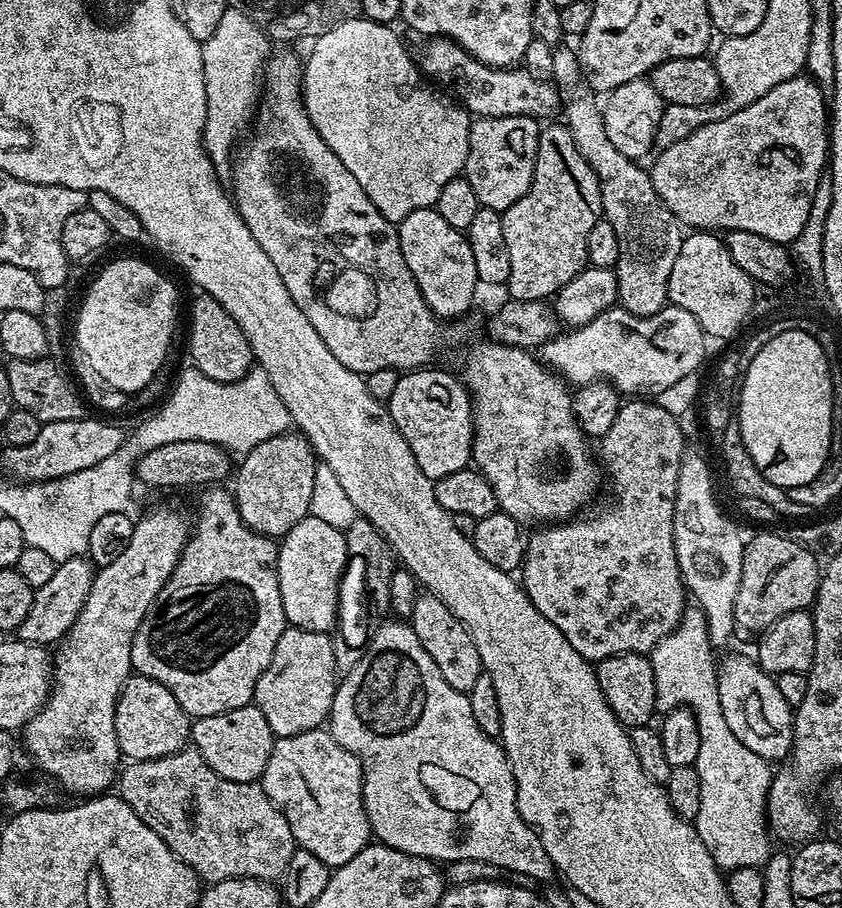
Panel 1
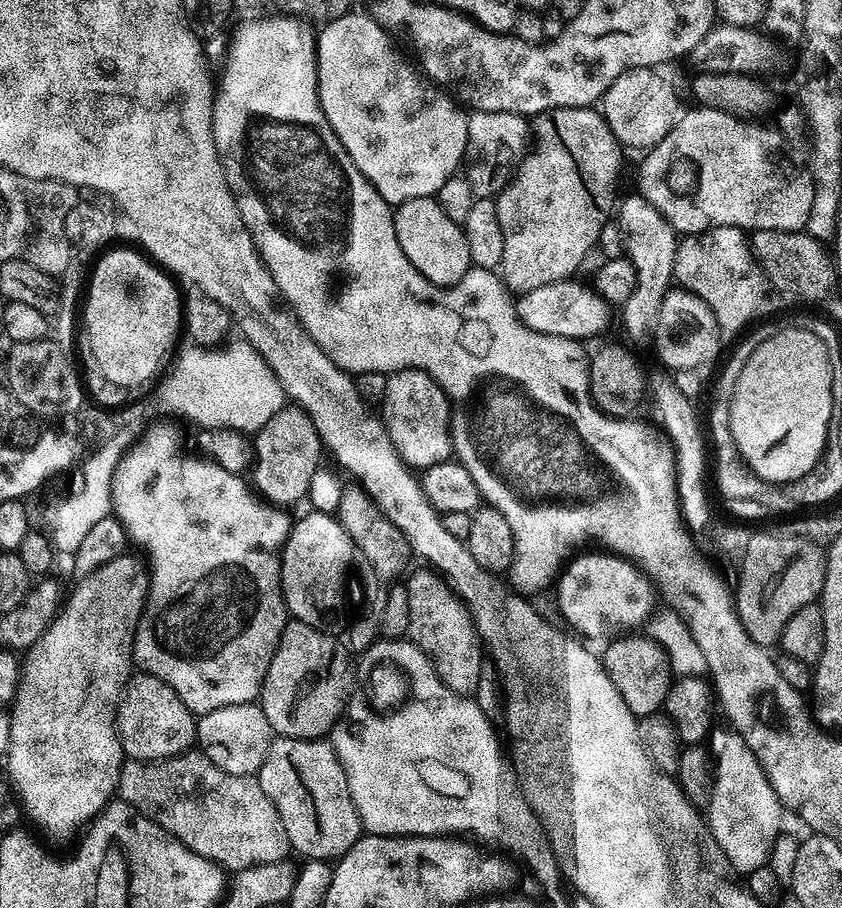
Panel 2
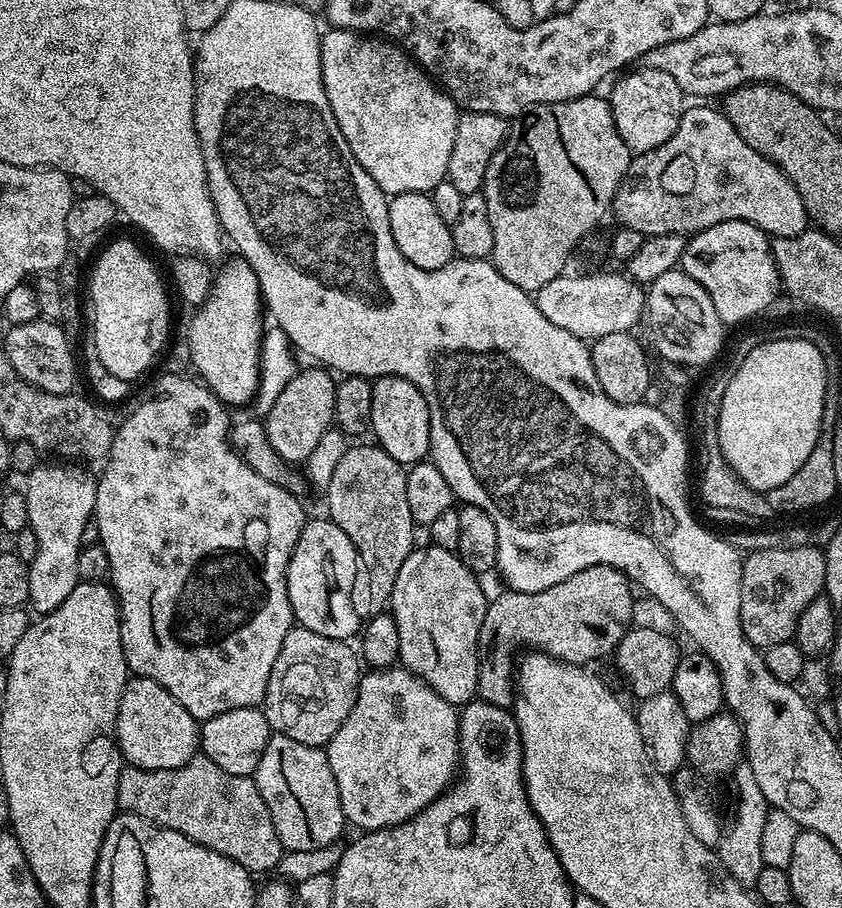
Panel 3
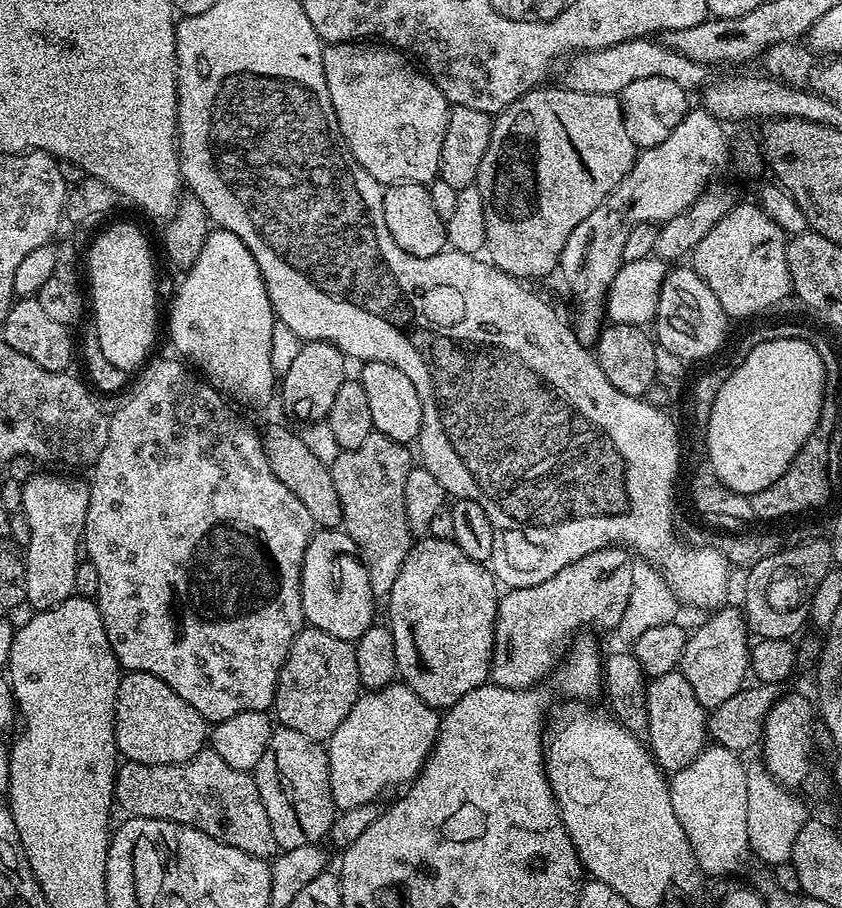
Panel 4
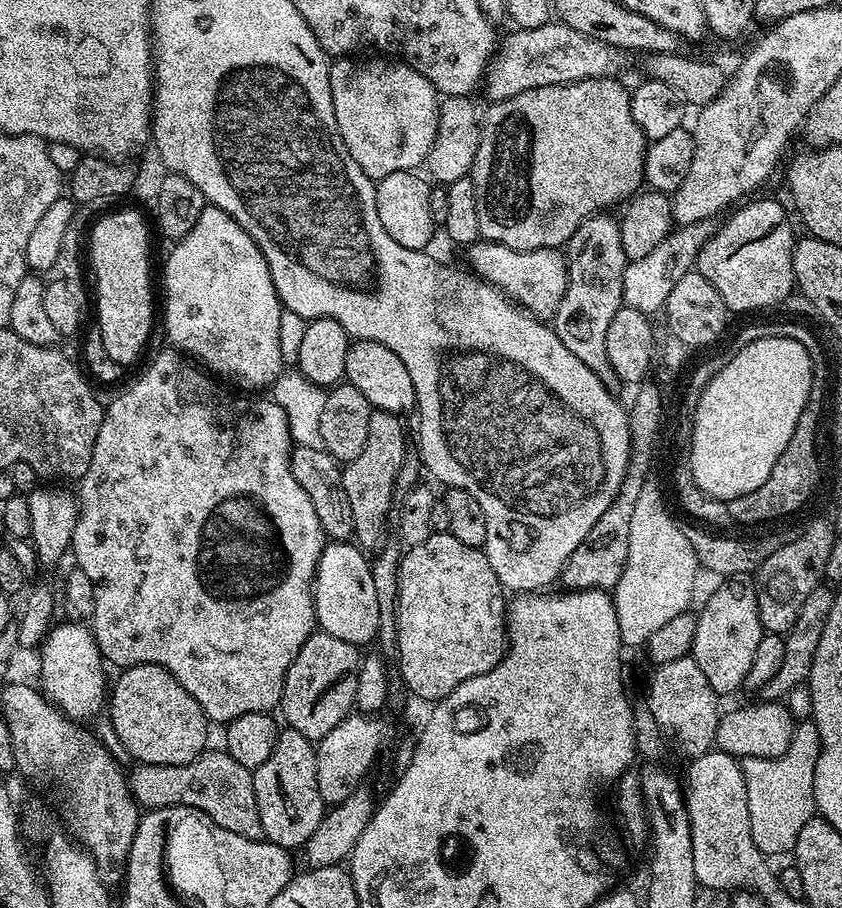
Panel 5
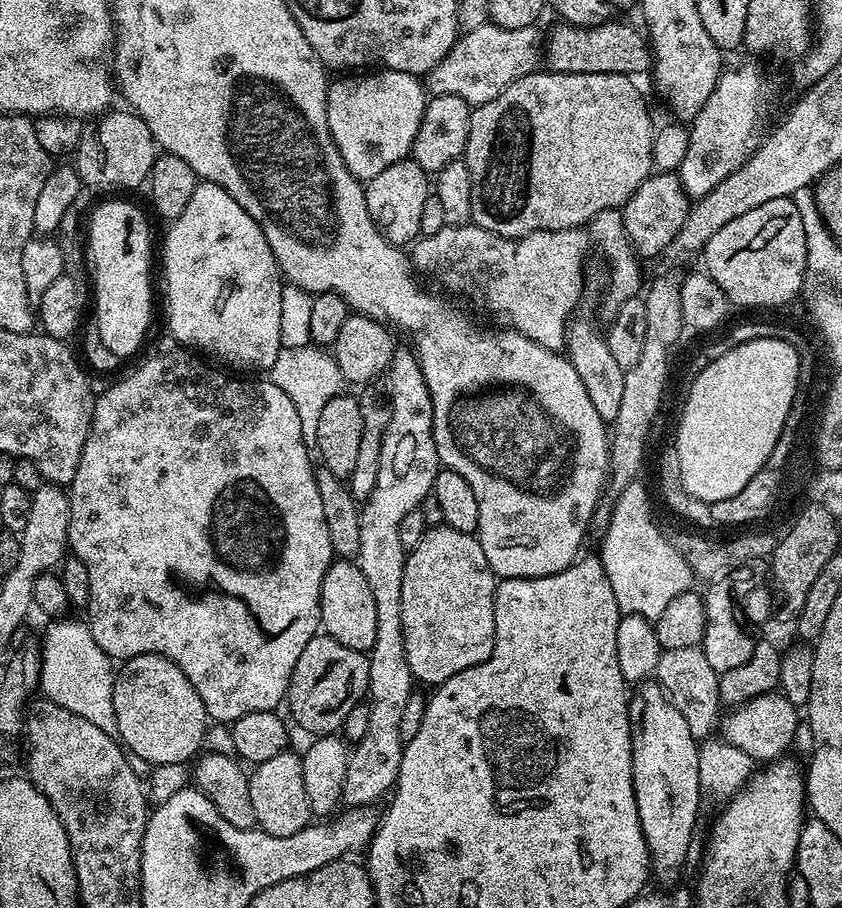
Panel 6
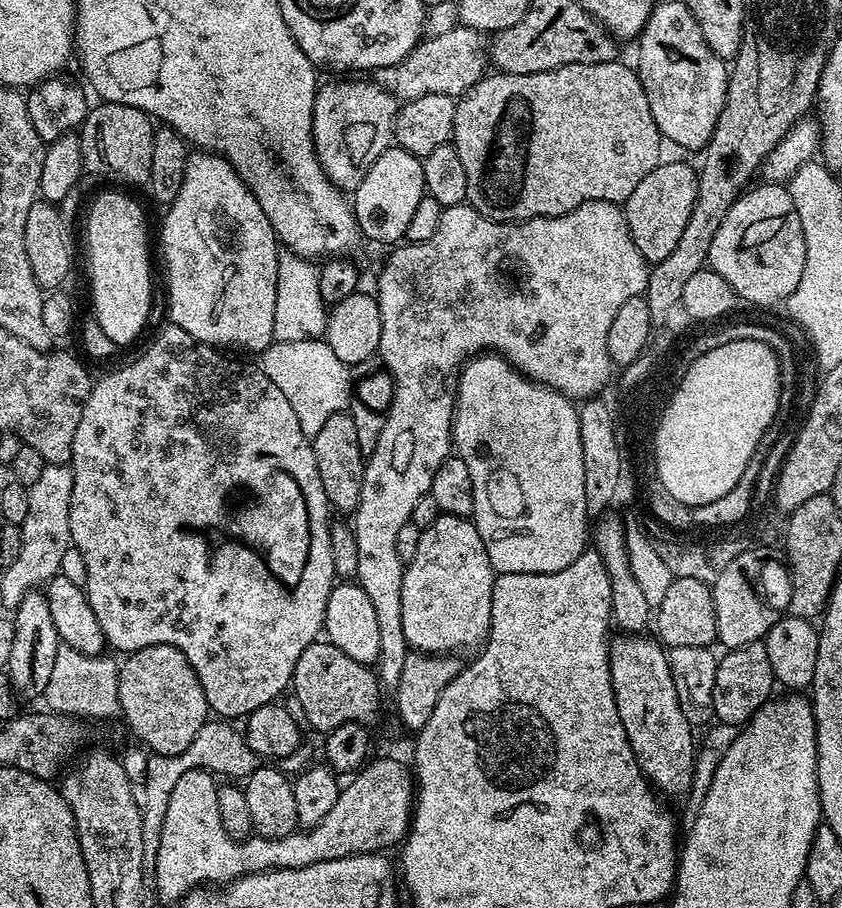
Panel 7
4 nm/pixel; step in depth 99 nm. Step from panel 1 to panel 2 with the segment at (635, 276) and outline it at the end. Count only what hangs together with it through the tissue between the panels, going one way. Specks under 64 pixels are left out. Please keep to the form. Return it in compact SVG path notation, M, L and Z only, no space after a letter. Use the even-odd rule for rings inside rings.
M641 196L621 201L618 208L618 223L624 231L627 259L636 268L634 293L620 310L622 322L632 341L649 345L656 330L658 314L661 312L662 298L670 290L674 278L673 260L679 244L678 234Z

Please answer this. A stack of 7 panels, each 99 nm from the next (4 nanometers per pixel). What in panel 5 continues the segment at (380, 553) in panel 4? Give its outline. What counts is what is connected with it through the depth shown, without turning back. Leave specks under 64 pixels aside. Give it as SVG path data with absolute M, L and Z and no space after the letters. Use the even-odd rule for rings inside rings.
M373 410L362 454L358 454L358 458L342 468L342 486L346 486L346 498L350 501L350 511L354 513L354 540L364 550L379 549L385 543L384 523L387 520L389 523L390 513L394 508L392 491L397 491L400 468L406 462L404 428L400 425L400 420L401 417L393 412Z

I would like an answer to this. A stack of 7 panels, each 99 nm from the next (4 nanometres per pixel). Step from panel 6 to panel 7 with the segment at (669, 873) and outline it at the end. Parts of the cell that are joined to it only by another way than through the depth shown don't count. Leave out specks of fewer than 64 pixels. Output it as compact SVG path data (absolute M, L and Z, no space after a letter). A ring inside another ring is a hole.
M648 634L617 635L613 638L612 645L607 645L606 648L608 669L614 686L614 698L618 702L618 714L622 718L622 726L626 730L626 738L630 742L634 758L640 771L657 793L665 797L687 797L692 789L692 767L696 765L697 749L692 748L693 725L688 723L686 714L682 714L682 706L678 706L678 690L674 690L674 678L670 674L667 651L663 644L651 635L648 637Z

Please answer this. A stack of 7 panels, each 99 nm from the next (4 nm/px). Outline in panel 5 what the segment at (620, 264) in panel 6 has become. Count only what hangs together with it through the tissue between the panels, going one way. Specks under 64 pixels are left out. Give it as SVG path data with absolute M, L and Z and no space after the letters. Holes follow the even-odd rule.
M481 239L471 245L467 252L467 267L487 284L493 284L508 299L534 316L555 317L558 302L562 302L566 294L566 282L568 281L568 261L563 251L555 248L514 250L510 246L495 244L493 240Z

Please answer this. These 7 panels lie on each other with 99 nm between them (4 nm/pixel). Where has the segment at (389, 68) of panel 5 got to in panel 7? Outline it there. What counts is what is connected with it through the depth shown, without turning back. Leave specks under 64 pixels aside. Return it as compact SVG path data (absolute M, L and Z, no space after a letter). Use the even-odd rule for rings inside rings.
M336 79L340 80L333 84L321 83L317 87L312 133L322 170L337 188L352 194L362 182L362 178L366 178L366 170L374 166L374 162L387 148L393 147L398 101L371 79Z

